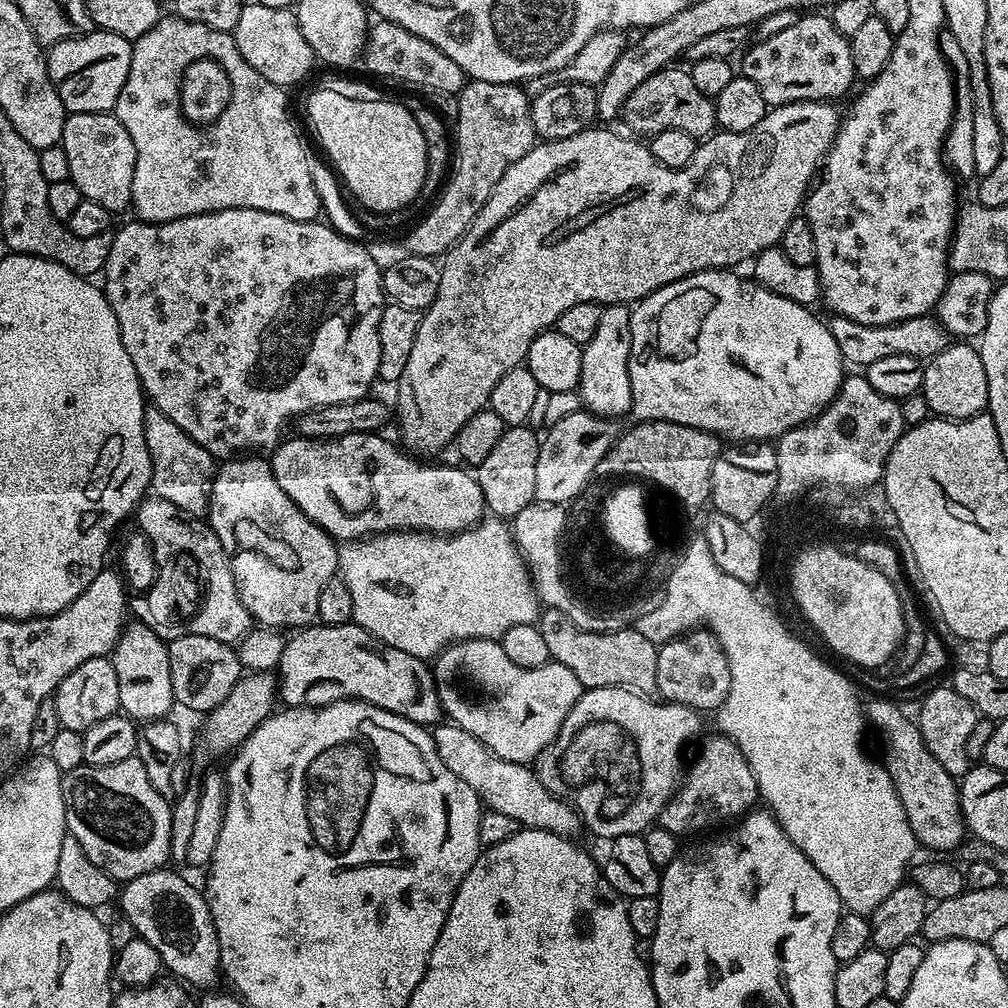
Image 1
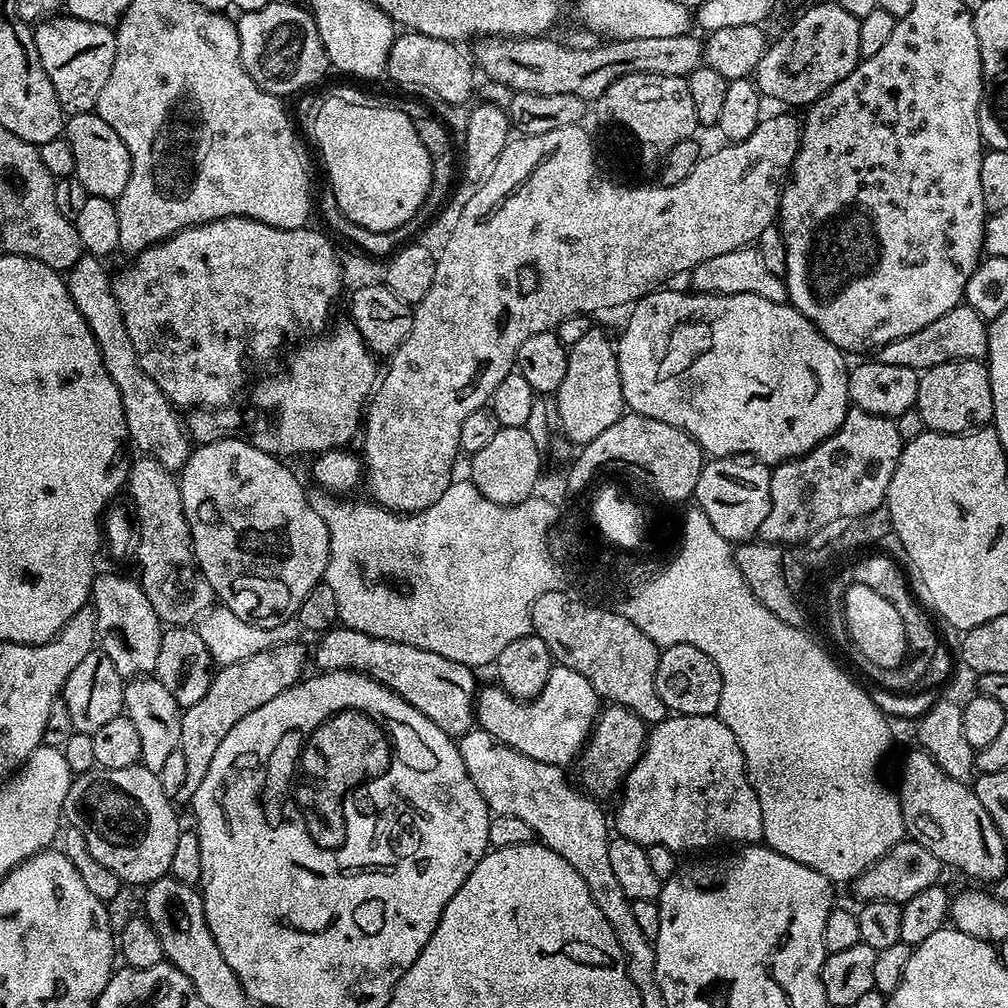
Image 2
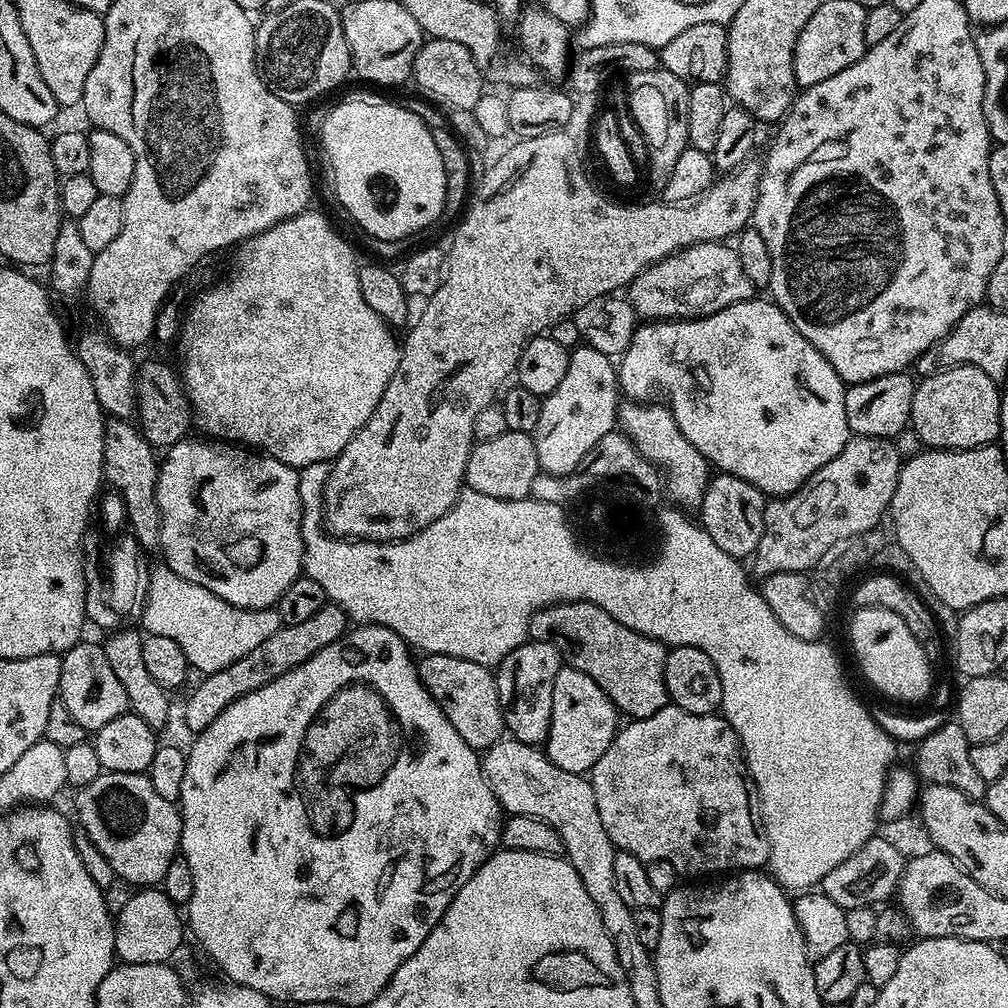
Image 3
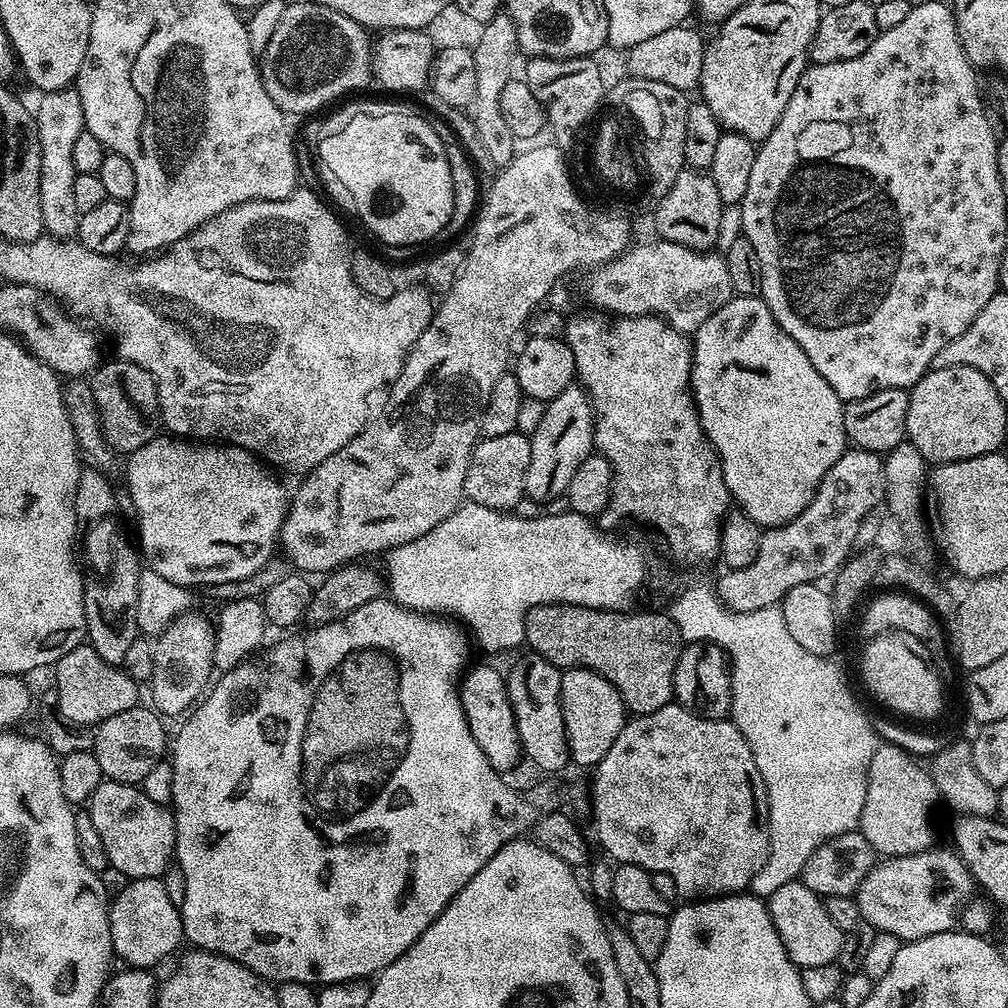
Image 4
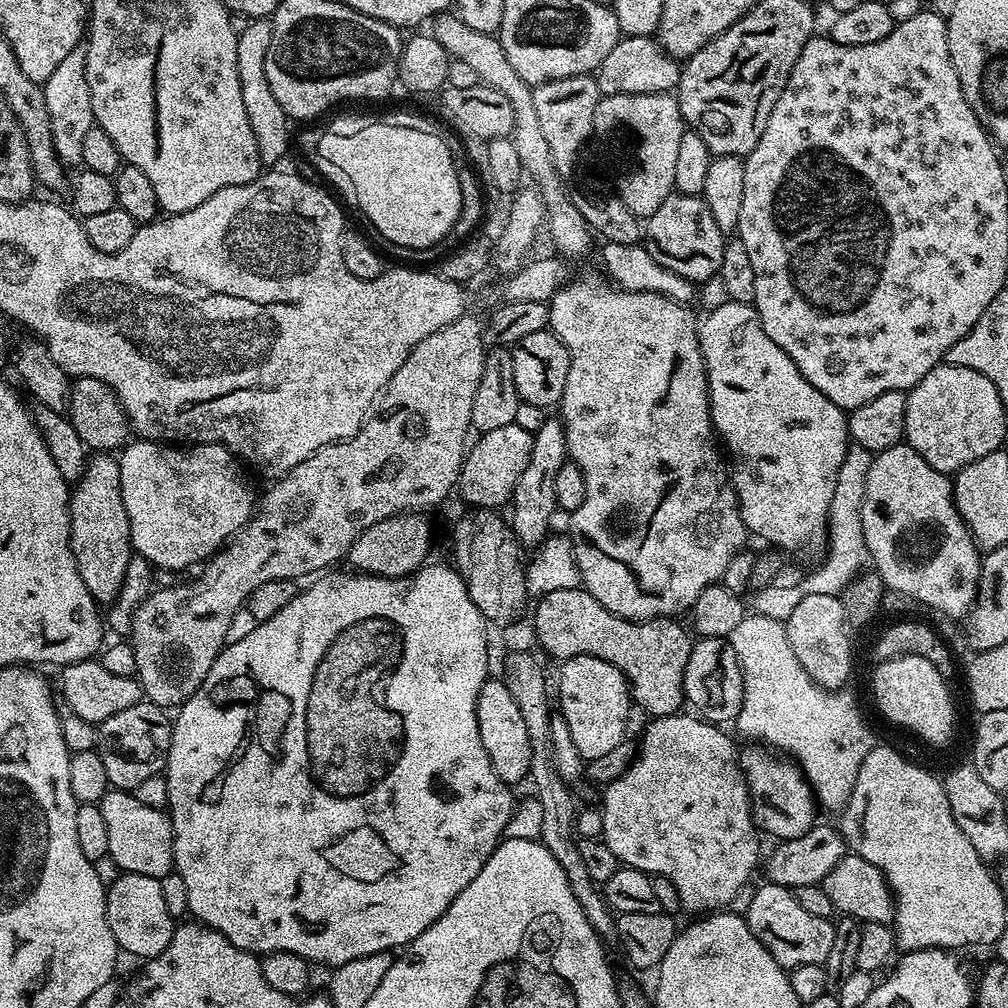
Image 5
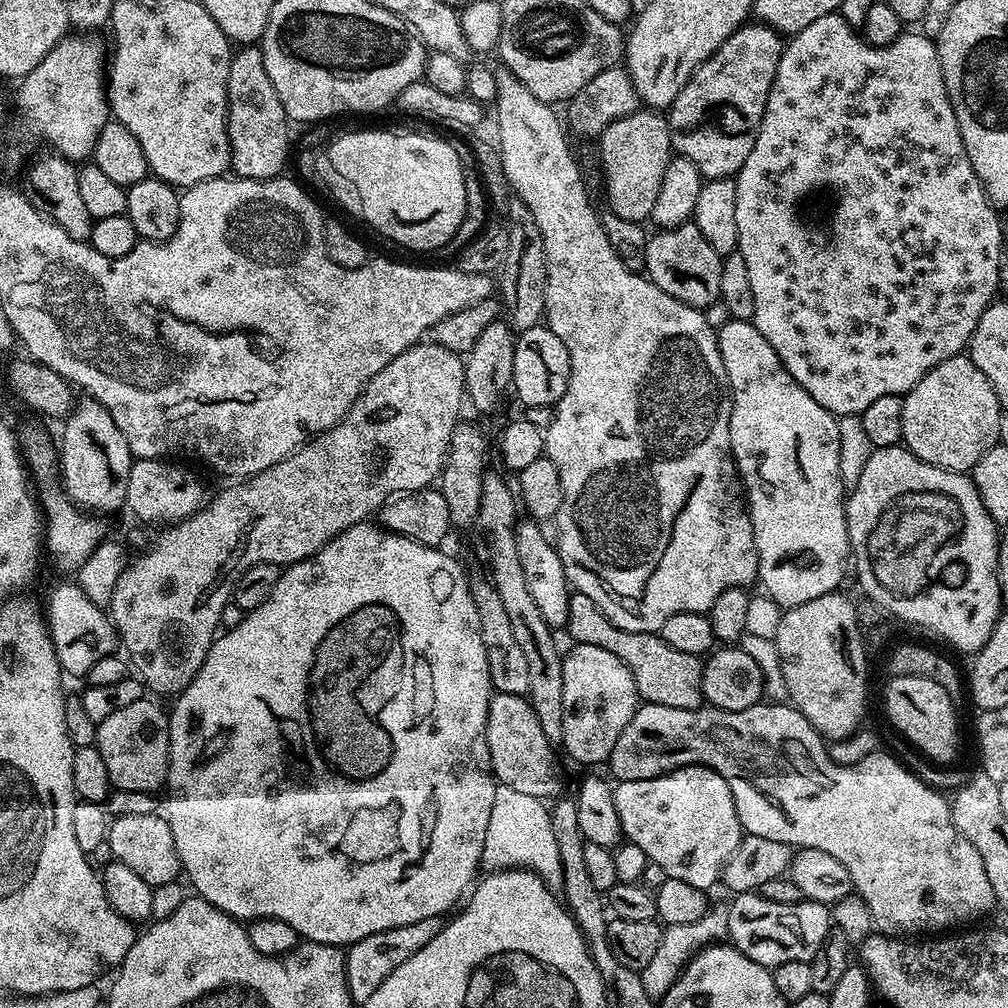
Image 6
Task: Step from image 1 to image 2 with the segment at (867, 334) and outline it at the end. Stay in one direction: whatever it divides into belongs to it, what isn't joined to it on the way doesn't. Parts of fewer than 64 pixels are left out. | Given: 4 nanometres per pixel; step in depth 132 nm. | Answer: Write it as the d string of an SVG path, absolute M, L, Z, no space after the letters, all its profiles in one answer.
M962 302L954 310L942 314L938 322L930 322L930 326L922 326L922 330L914 330L914 334L906 334L906 338L898 338L882 346L878 349L878 358L886 362L886 366L910 366L917 370L933 368L951 360L983 361L988 354L988 330L985 319Z

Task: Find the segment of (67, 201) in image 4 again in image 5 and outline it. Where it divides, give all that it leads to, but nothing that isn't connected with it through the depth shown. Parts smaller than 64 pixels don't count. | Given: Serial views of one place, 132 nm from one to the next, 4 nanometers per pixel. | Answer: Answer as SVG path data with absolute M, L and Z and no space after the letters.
M76 47L62 58L54 74L42 85L46 94L46 111L50 114L50 138L54 138L56 156L66 166L79 165L82 161L82 142L86 133L95 125L94 106L90 106L90 86L86 86L86 54L83 47Z

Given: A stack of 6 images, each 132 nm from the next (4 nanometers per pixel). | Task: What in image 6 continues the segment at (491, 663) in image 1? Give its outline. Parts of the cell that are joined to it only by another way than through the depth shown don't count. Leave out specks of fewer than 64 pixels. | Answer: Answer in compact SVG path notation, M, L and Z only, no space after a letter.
M576 644L572 646L568 654L563 657L562 670L562 734L564 735L563 751L568 751L574 759L580 764L600 764L611 757L614 746L618 742L618 734L622 734L622 730L626 730L626 722L630 722L630 718L634 718L638 707L638 697L636 694L636 683L632 677L632 669L627 668L614 654L610 654L610 650L602 650L602 646L590 646L589 644Z

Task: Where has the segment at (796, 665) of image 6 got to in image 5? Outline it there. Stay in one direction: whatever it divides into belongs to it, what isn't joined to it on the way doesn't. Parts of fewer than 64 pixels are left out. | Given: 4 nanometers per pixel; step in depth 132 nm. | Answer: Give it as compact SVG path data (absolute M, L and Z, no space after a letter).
M812 594L803 598L787 620L788 641L794 650L802 670L825 690L840 690L845 687L852 672L852 640L848 622L844 618L844 607L839 596Z

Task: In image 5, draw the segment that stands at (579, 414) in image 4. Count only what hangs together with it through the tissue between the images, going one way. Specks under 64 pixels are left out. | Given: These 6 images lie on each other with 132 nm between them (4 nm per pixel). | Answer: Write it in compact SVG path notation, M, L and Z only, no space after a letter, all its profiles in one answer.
M545 419L542 430L535 432L530 450L530 462L526 470L518 477L518 486L514 486L514 494L510 501L512 518L510 517L511 530L521 545L528 550L535 550L548 539L552 524L552 515L558 512L556 502L556 479L558 470L569 459L564 425L559 419Z

